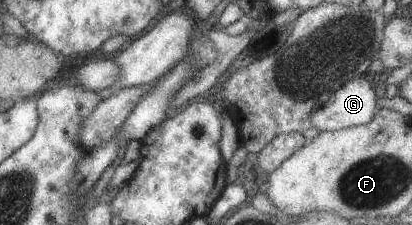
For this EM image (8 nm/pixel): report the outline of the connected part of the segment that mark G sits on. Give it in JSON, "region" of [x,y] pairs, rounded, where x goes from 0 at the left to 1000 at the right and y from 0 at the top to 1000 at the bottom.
{"region":[[[859,342],[752,511],[755,591],[891,556],[905,529],[913,449],[903,378],[879,342]]]}

